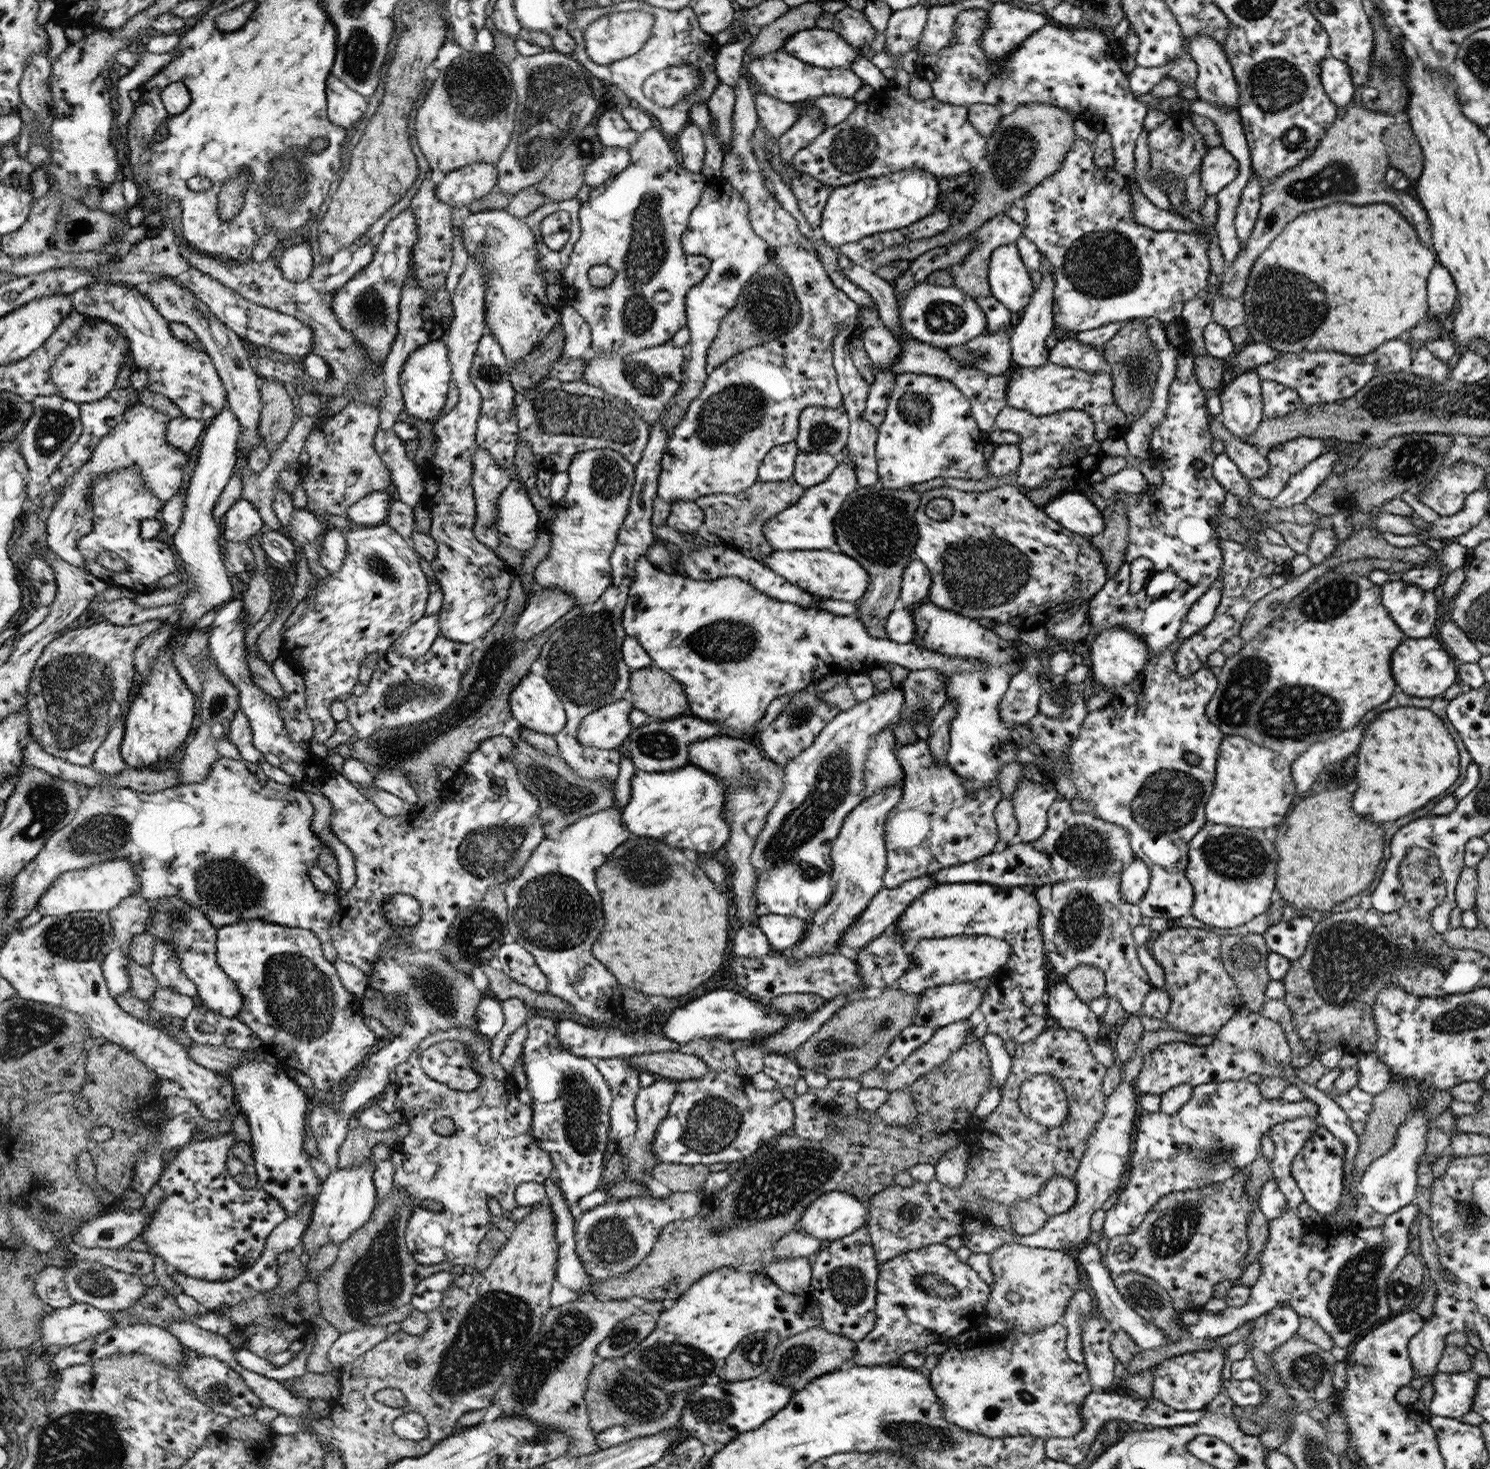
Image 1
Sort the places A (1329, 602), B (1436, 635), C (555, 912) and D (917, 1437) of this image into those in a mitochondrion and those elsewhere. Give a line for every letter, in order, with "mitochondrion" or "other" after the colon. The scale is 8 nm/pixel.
A: mitochondrion
B: other
C: mitochondrion
D: mitochondrion

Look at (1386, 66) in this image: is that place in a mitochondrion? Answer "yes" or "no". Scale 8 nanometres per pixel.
yes

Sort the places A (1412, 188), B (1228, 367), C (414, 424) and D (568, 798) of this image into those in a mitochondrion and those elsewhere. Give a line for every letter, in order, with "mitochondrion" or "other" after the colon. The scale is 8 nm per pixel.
A: other
B: other
C: other
D: mitochondrion

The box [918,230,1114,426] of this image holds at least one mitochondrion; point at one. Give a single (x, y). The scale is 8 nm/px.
(942, 317)

